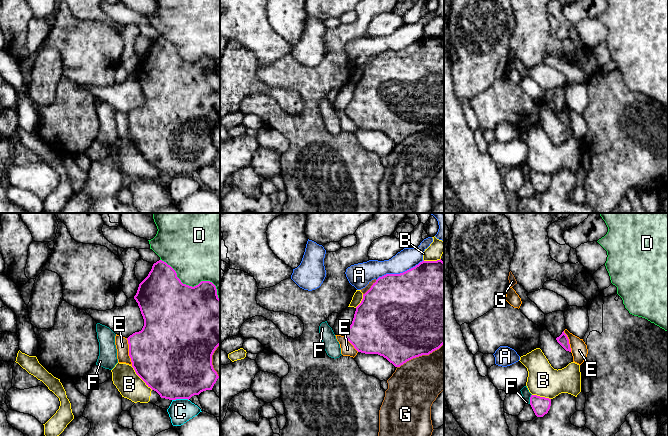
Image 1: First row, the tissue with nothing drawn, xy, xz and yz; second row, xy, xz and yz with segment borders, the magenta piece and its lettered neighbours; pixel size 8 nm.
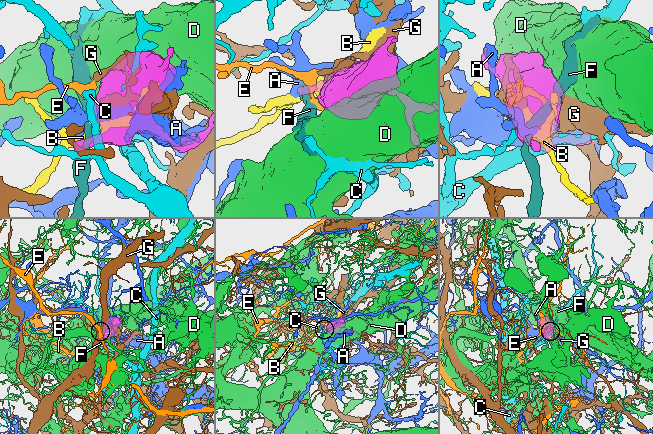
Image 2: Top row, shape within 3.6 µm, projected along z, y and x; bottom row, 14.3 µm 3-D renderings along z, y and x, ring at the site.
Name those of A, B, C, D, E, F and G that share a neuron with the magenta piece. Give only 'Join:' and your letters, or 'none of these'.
Join: none of these

